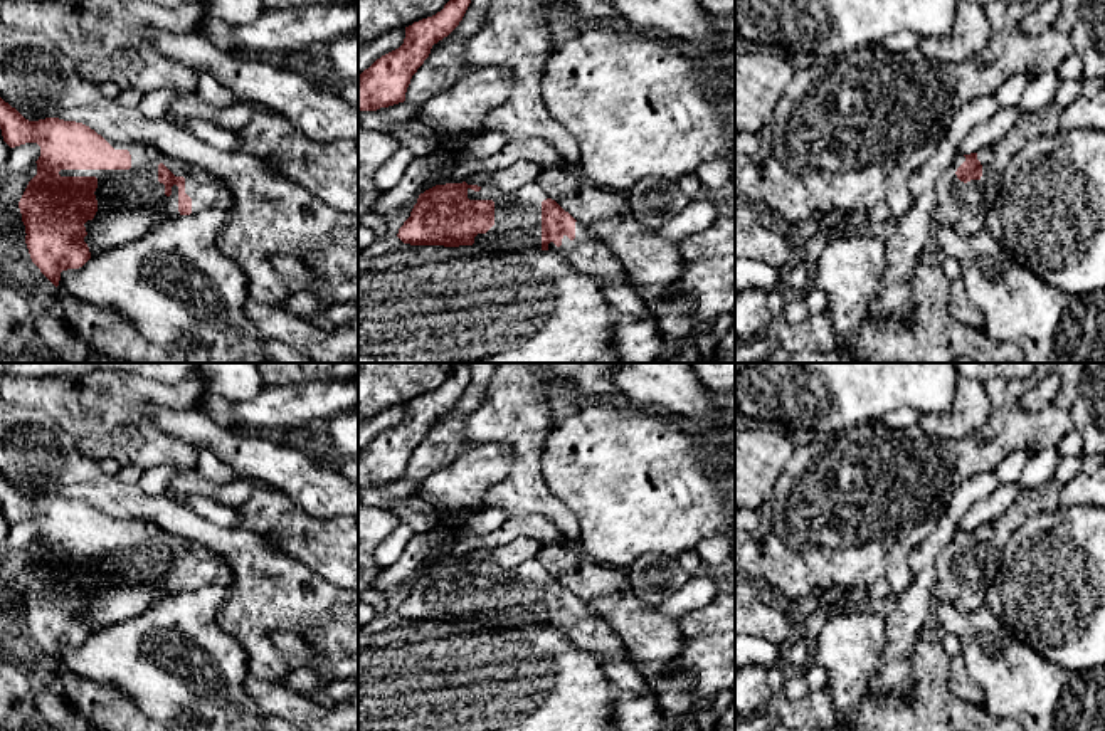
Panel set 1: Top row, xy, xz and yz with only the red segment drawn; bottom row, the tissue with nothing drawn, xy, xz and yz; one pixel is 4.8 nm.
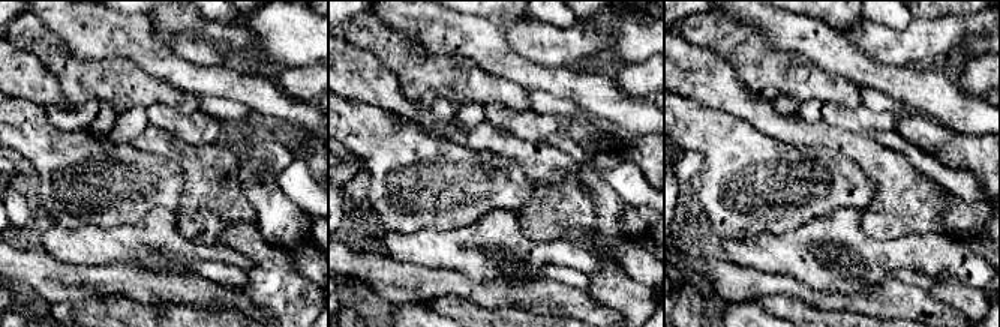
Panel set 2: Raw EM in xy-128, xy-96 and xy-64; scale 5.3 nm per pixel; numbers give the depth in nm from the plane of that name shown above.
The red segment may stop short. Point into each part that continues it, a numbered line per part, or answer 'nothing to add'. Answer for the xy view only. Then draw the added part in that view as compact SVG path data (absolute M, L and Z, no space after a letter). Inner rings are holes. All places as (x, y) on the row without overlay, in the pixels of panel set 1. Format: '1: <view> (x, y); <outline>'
1: xy (135, 565); M106 516L114 526L128 526L131 531L130 546L61 546L61 553L96 553L98 565L94 571L101 580L111 580L119 586L141 586L155 583L167 593L178 593L178 563L172 563L172 571L165 571L165 561L158 558L158 541L163 539L175 553L185 555L185 570L192 575L192 590L200 590L210 585L227 586L232 583L232 568L215 553L210 553L200 543L180 538L165 531L155 523L143 519L114 519Z

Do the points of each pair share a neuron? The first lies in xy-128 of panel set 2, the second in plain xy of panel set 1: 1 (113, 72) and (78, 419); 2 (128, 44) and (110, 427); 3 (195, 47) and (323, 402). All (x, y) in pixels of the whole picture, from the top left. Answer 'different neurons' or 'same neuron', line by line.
1: same neuron
2: different neurons
3: same neuron

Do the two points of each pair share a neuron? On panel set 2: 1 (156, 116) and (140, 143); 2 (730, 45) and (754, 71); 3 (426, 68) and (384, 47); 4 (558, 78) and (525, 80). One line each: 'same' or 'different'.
1: different
2: same
3: same
4: same

